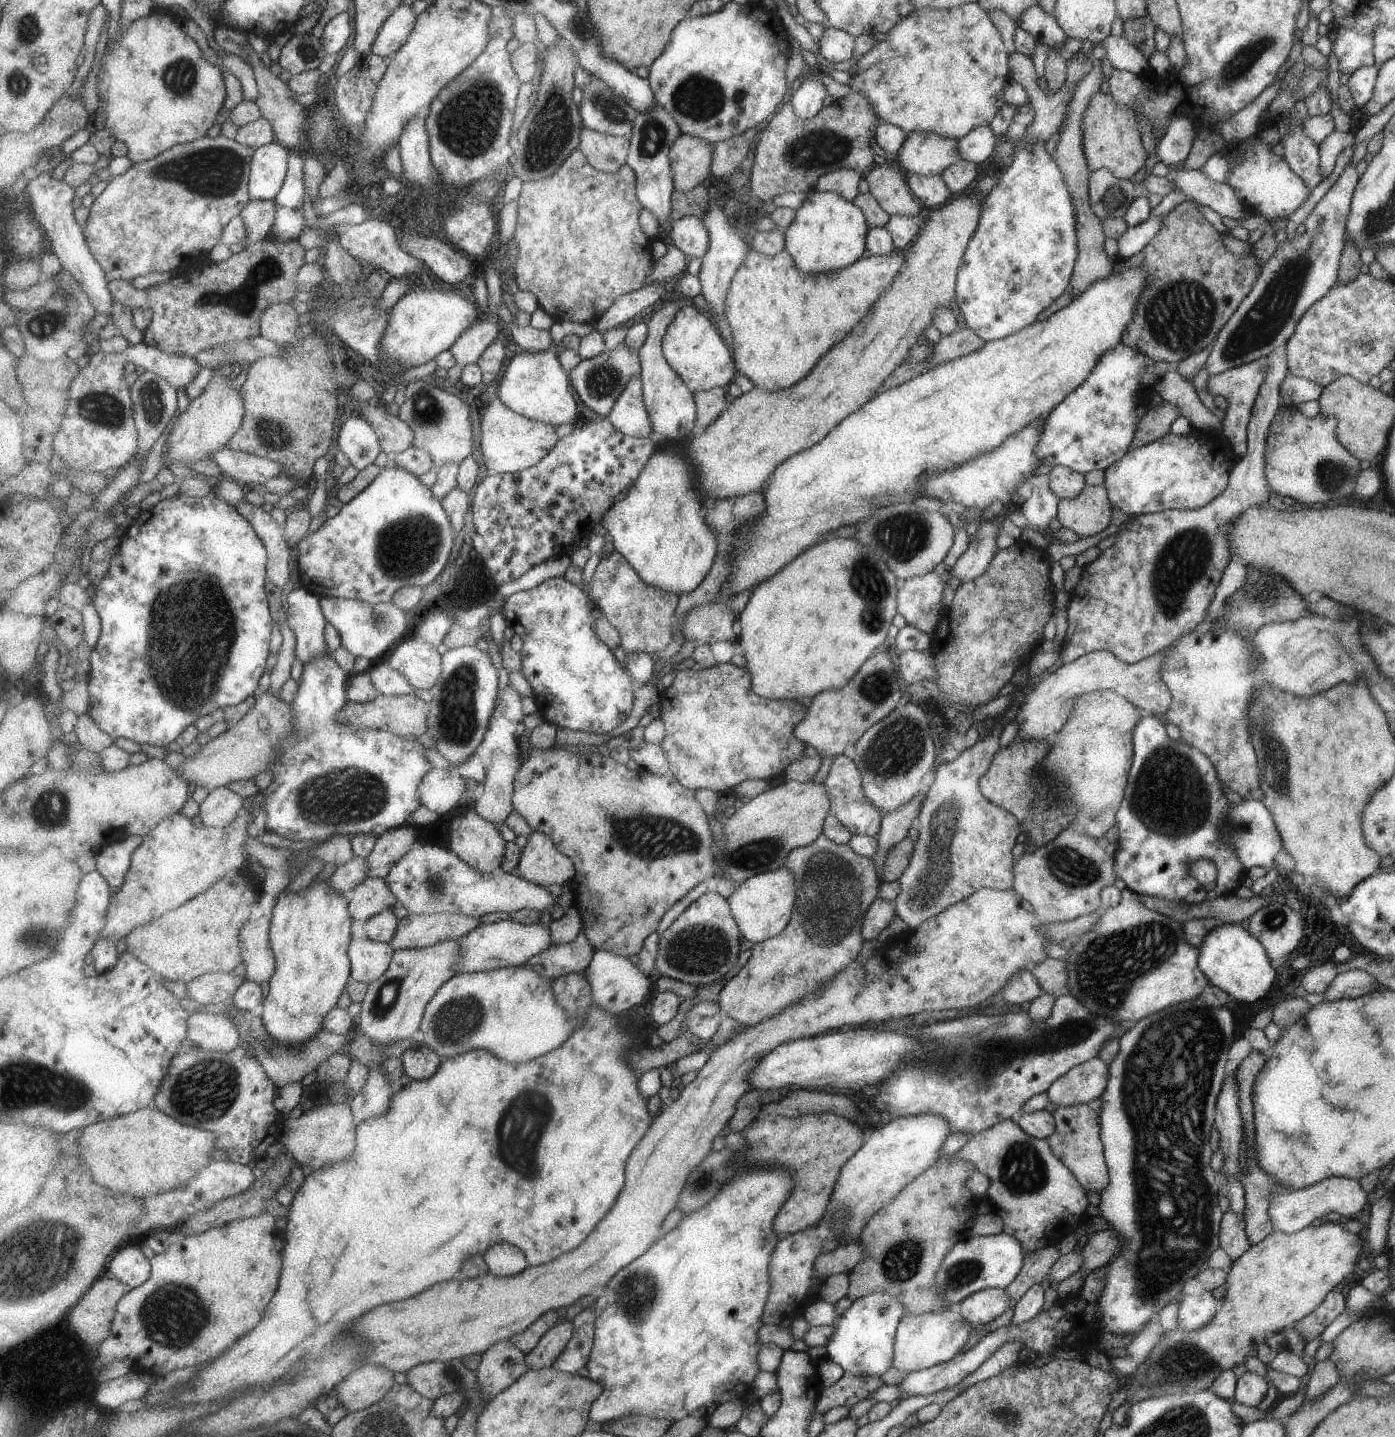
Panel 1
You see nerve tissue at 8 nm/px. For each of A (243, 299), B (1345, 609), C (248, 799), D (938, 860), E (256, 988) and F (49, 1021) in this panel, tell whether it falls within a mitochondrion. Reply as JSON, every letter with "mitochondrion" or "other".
{"A":"mitochondrion","B":"other","C":"other","D":"mitochondrion","E":"other","F":"other"}

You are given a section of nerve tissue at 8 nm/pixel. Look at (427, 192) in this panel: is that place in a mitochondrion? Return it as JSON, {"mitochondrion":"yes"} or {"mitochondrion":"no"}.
{"mitochondrion":"no"}

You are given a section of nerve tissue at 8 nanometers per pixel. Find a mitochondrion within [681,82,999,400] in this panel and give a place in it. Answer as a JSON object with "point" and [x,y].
{"point":[822,148]}

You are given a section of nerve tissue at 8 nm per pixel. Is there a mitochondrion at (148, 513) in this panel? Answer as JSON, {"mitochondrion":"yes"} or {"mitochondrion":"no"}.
{"mitochondrion":"no"}

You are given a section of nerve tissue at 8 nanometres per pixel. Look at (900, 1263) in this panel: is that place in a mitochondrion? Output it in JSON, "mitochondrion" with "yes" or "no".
{"mitochondrion":"yes"}

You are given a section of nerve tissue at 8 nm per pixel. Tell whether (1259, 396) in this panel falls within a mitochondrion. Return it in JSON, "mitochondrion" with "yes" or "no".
{"mitochondrion":"no"}

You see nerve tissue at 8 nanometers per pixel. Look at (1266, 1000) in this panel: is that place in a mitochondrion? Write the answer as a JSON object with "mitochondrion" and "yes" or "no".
{"mitochondrion":"no"}

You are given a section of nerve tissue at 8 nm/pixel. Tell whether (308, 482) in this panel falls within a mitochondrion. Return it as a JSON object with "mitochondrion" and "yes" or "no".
{"mitochondrion":"no"}

